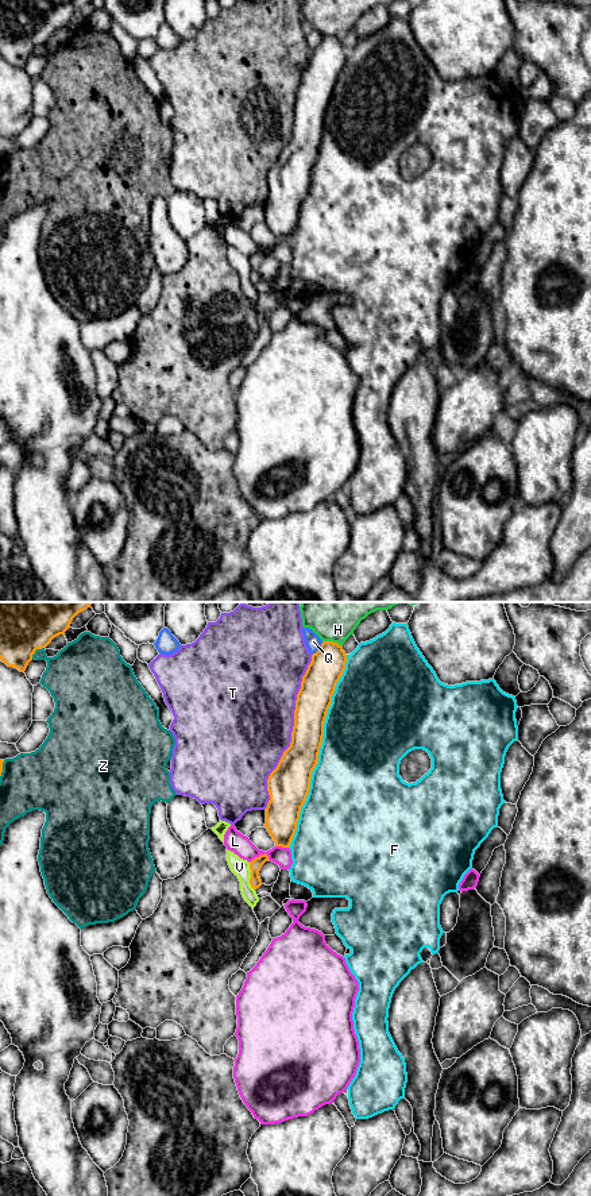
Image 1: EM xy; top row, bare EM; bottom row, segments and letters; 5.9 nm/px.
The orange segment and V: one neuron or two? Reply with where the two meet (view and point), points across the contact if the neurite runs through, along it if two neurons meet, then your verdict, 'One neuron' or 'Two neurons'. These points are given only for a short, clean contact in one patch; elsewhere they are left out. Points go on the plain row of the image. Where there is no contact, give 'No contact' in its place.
Touches orange at xy (251, 272). Boundary: xy (248, 258), (250, 281), (254, 285). Two neurons

